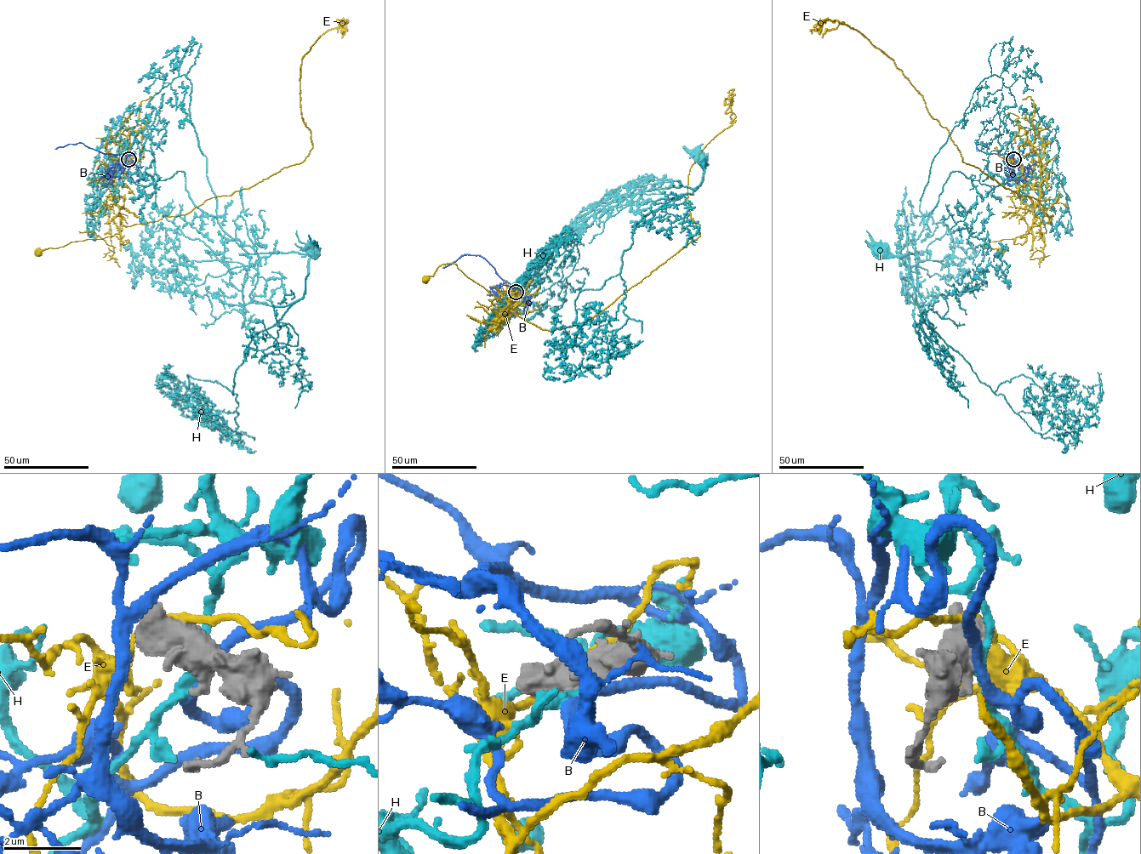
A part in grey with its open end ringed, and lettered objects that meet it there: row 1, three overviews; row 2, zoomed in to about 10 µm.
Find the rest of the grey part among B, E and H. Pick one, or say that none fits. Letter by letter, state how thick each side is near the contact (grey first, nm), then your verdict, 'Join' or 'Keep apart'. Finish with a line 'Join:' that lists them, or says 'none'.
B: Thickness 650 nm (grey) against 260 nm. Keep apart
E: Thickness 650 nm (grey) against 150 nm. Keep apart
H: Thickness 650 nm (grey) against 240 nm. Join
Join: H

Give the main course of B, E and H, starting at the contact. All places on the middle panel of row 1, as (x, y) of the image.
B: (516, 292), (523, 290), (503, 280), (479, 255), (461, 255), (442, 267)
E: (516, 291), (512, 302), (504, 310), (501, 318), (509, 307), (466, 276), (453, 263), (441, 264), (425, 280)
H: (516, 292), (504, 307), (516, 287), (563, 241), (577, 218), (624, 194), (696, 189), (704, 172), (701, 159)

